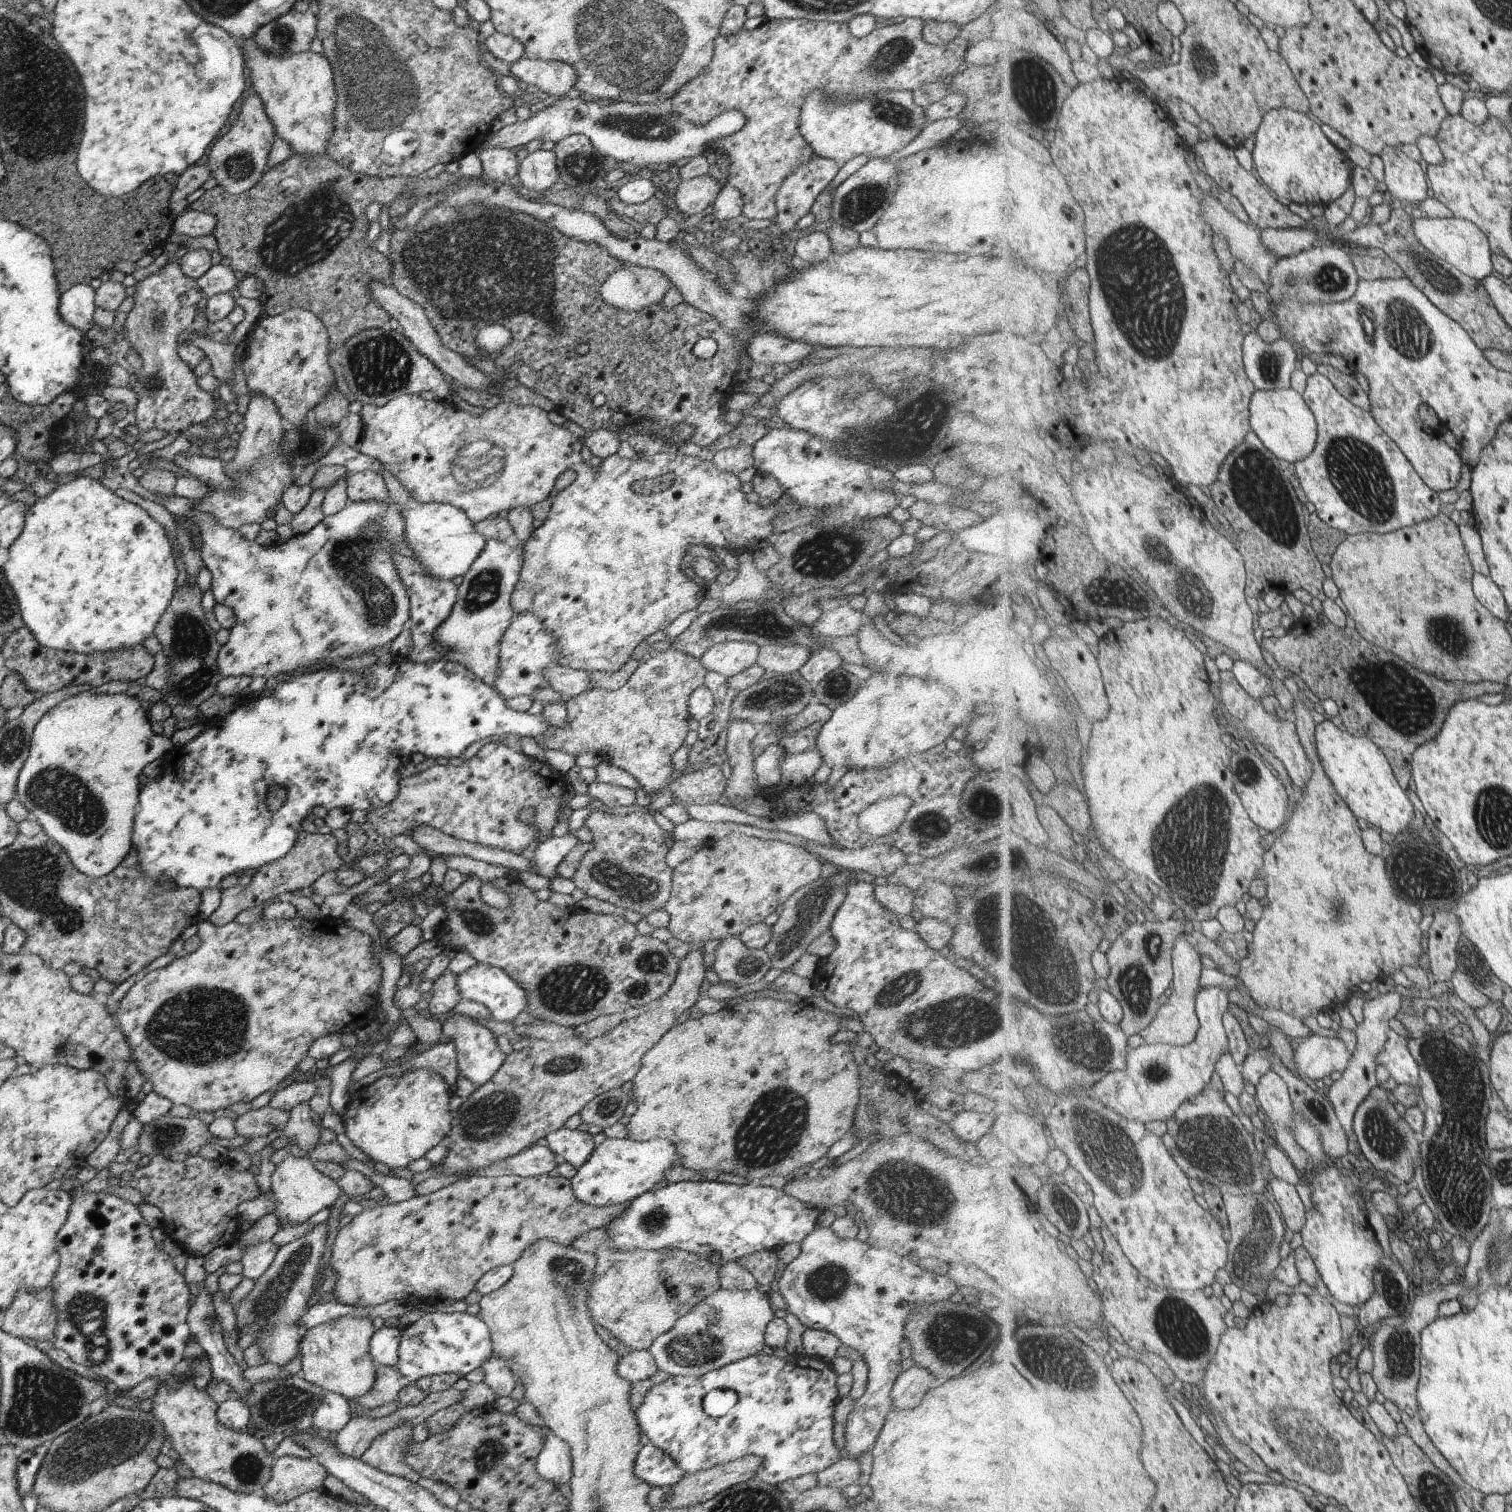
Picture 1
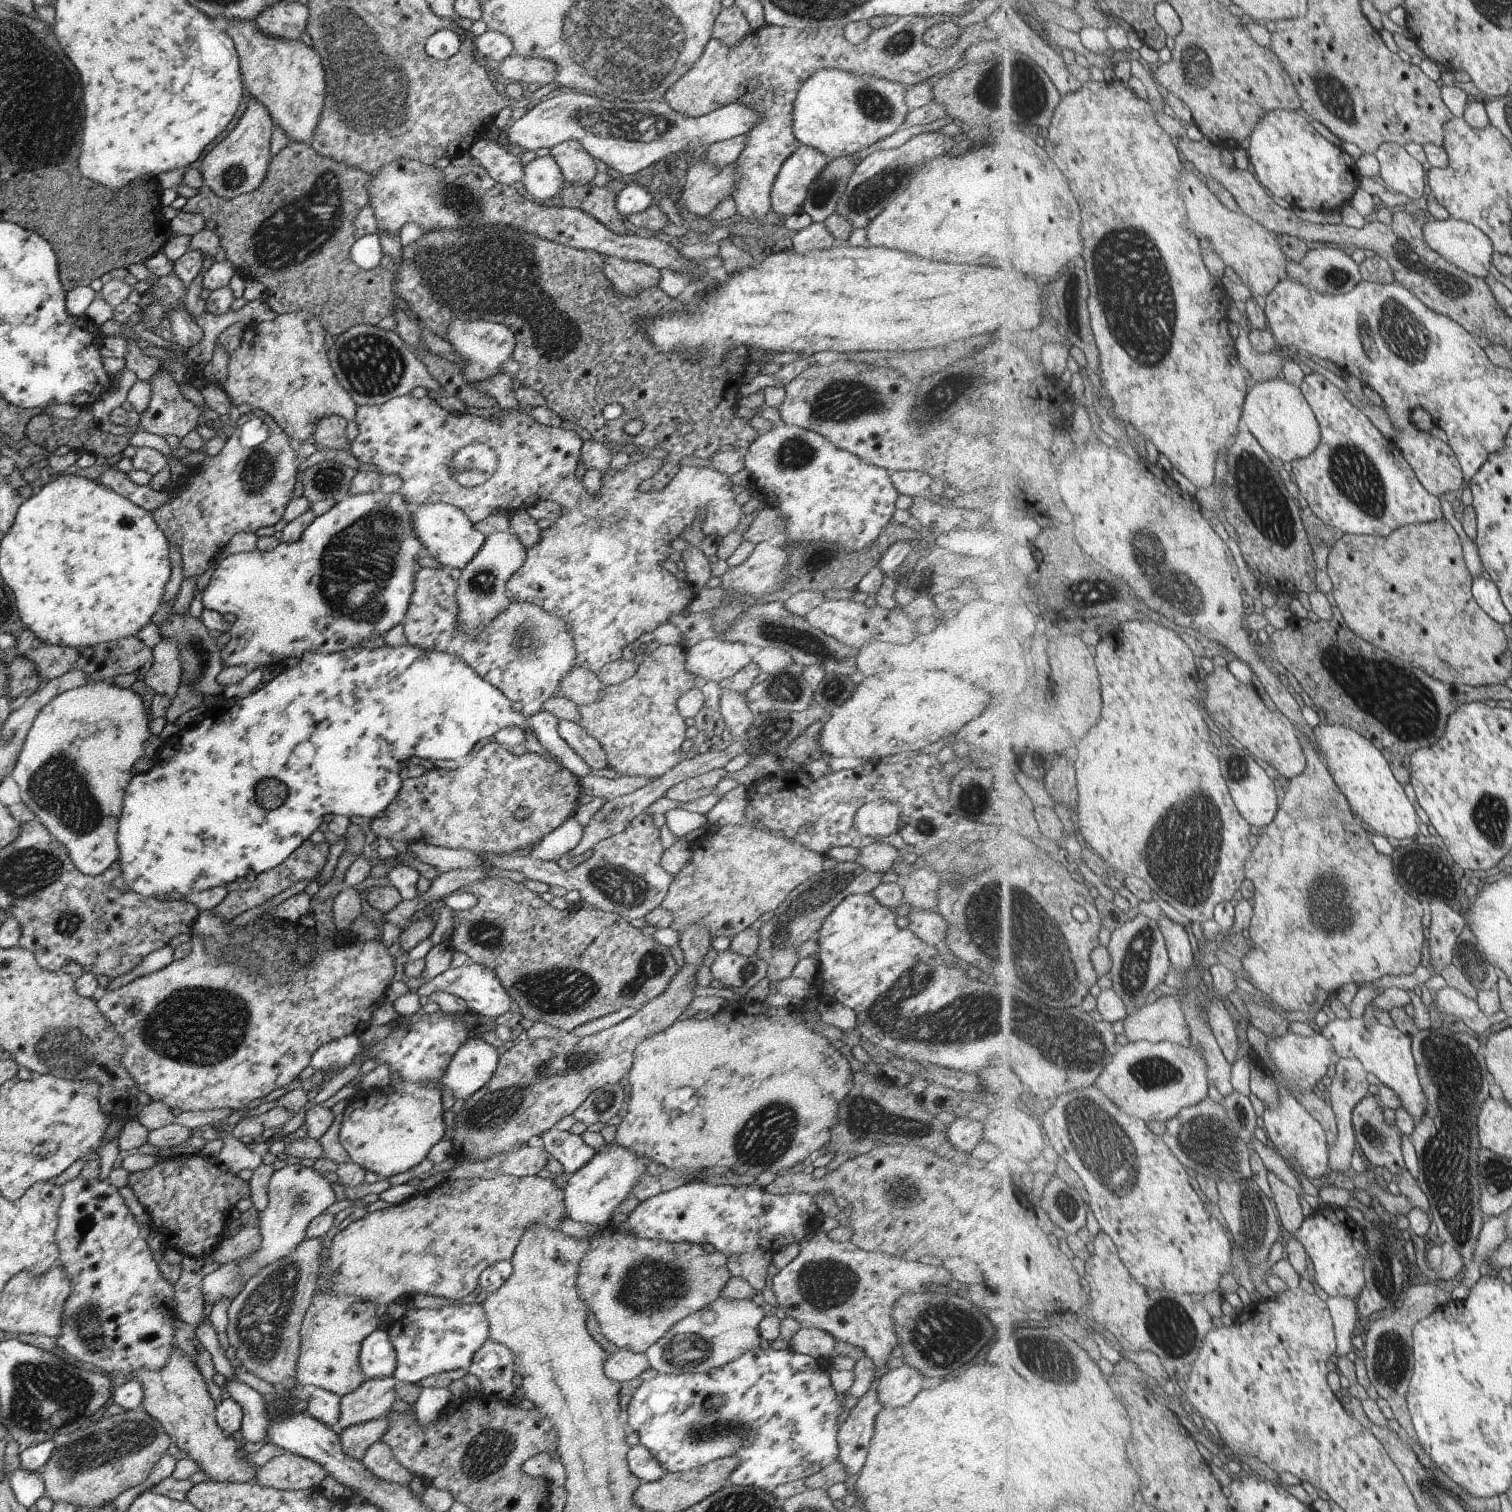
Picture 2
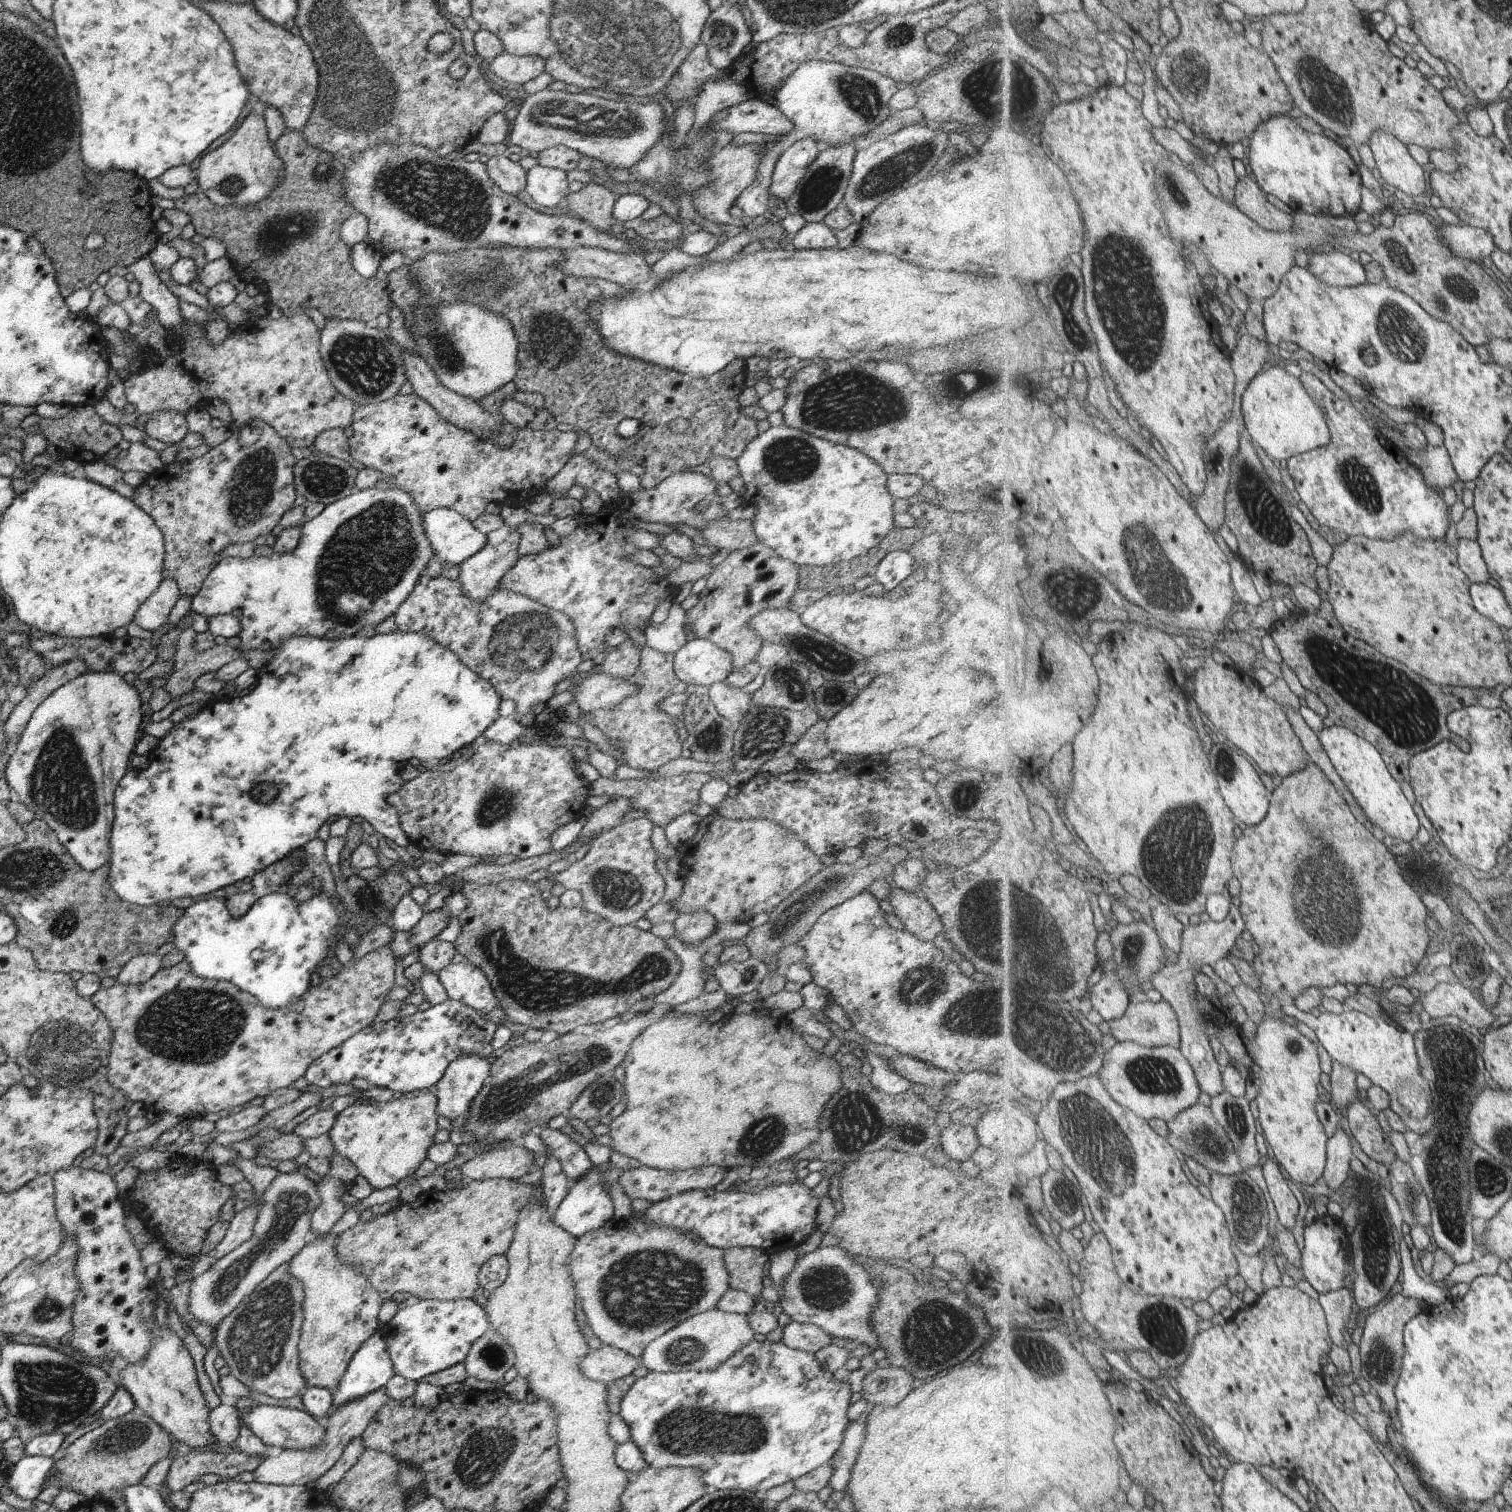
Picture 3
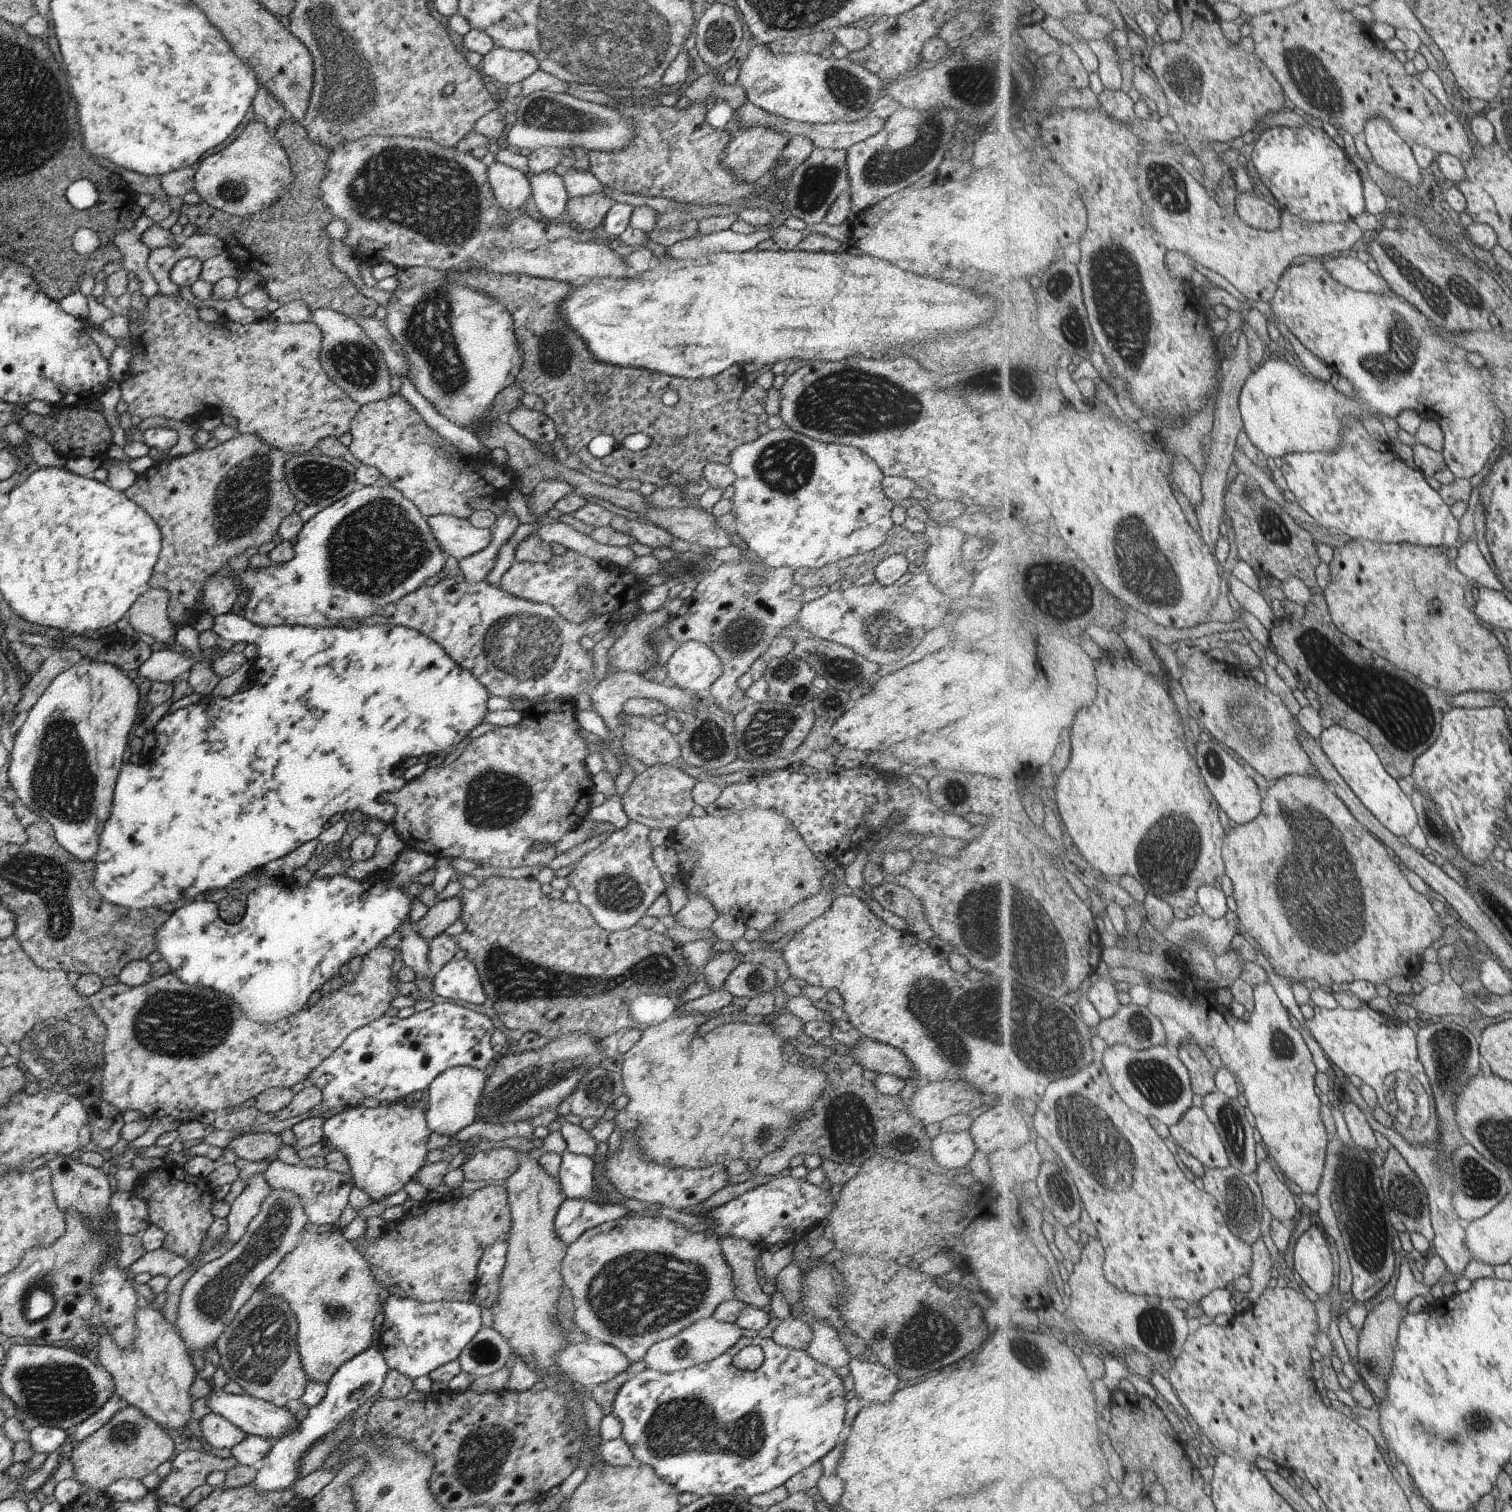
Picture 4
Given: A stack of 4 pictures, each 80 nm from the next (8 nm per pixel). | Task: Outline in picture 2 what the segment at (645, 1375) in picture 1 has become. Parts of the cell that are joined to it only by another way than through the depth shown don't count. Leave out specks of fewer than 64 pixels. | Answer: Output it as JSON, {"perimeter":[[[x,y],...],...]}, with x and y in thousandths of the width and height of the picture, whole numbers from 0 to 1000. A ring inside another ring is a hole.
{"perimeter":[[[409,892],[407,896],[402,896],[399,901],[399,908],[409,915],[421,911],[429,901],[427,895],[419,895]]]}

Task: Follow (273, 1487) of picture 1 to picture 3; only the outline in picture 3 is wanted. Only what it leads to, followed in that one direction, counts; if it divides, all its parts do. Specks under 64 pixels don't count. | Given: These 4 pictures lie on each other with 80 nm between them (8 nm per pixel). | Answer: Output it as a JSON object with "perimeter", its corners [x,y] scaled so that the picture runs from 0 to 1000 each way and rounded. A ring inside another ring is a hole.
{"perimeter":[[[252,917],[240,923],[224,929],[214,939],[214,942],[216,948],[214,948],[214,952],[209,957],[210,959],[193,960],[192,958],[187,958],[182,960],[170,969],[170,971],[167,974],[167,979],[179,982],[196,982],[204,984],[205,981],[214,976],[222,968],[222,966],[226,961],[227,957],[230,955],[231,952],[239,948],[241,944],[248,937],[248,935],[257,926],[256,921]]]}

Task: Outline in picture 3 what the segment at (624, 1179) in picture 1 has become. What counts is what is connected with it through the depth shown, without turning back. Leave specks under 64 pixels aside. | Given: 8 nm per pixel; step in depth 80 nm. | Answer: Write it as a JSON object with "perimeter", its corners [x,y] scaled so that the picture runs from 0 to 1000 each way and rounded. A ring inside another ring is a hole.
{"perimeter":[[[391,771],[386,778],[379,781],[367,802],[366,810],[382,819],[406,806],[406,796],[398,780],[398,774]]]}

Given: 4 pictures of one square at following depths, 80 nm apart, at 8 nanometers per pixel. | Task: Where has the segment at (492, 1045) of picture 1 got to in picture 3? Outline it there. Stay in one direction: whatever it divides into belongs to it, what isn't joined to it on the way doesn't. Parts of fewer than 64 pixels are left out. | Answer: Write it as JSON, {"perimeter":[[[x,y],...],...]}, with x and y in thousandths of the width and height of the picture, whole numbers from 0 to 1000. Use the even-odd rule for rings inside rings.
{"perimeter":[[[309,696],[299,701],[286,720],[287,724],[288,725],[290,743],[292,743],[292,740],[294,739],[296,739],[298,742],[300,739],[302,739],[302,738],[308,739],[310,729],[313,727],[315,722],[317,722],[321,714],[323,713],[323,710],[324,703],[322,702],[322,700],[317,699],[314,696]]]}

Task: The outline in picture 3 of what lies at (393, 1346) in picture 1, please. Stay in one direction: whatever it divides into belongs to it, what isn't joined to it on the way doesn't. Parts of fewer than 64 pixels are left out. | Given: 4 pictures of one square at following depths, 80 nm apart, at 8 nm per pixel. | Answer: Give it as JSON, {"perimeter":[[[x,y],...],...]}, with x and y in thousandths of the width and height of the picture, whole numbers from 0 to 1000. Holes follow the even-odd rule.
{"perimeter":[[[247,880],[238,889],[231,900],[224,917],[219,921],[218,934],[226,928],[253,917],[260,909],[259,901],[256,896],[255,887],[251,880]]]}

